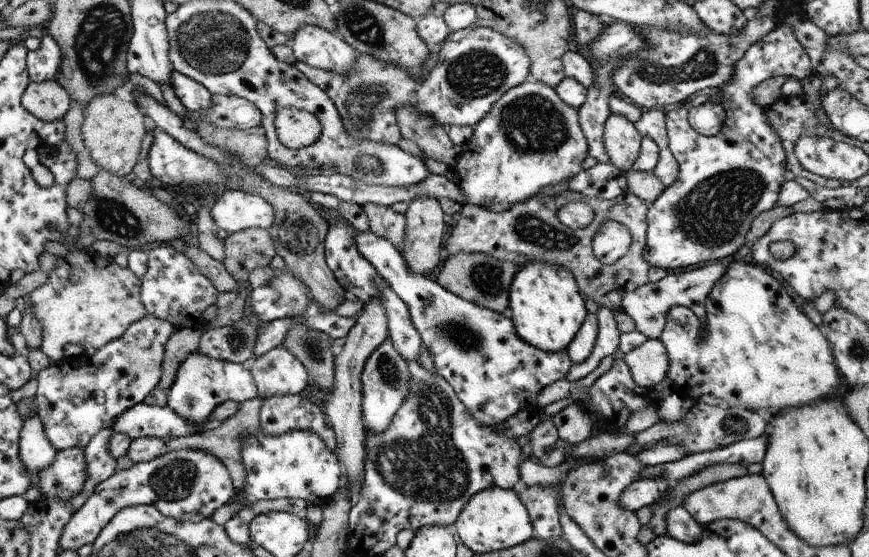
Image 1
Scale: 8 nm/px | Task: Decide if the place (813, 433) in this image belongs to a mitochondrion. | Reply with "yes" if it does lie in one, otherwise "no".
no

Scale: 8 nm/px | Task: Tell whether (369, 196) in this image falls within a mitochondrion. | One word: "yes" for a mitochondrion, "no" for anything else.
no

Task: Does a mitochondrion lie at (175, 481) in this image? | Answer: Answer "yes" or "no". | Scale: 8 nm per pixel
yes

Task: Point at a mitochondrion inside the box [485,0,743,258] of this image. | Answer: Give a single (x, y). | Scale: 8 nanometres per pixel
(532, 125)

